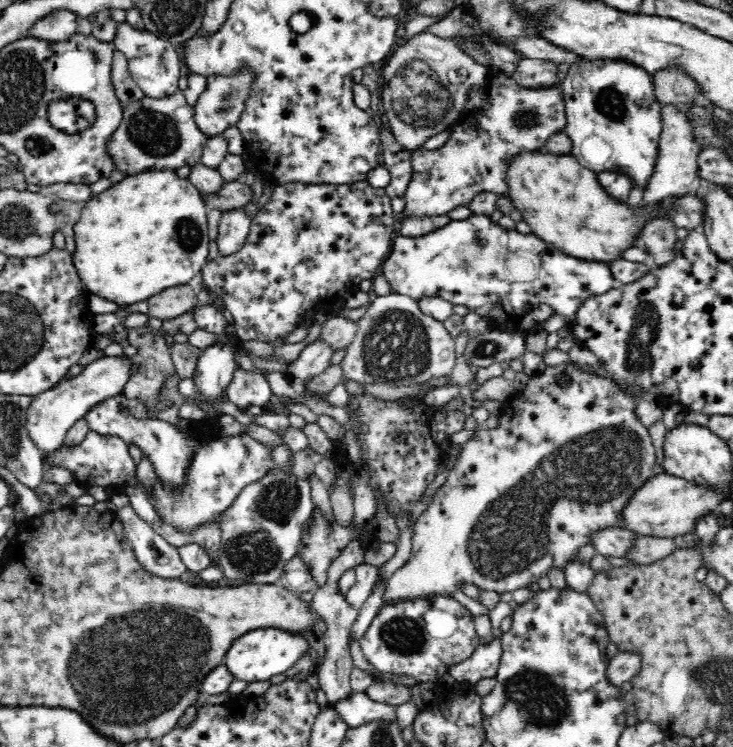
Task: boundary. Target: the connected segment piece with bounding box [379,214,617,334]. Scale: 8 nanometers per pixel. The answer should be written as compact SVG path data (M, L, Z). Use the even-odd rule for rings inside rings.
M472 214L464 220L453 220L430 234L416 238L401 234L395 236L379 274L386 279L390 293L405 295L416 301L424 297L438 296L453 306L465 305L470 311L485 317L495 327L517 334L542 328L544 322L553 314L564 315L570 322L574 320L576 310L582 302L617 285L605 262L574 258L540 237L528 238L518 233L515 228L502 229L484 214Z

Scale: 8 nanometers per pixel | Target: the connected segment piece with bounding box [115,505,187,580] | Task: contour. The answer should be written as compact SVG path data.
M132 505L120 506L116 510L118 518L124 523L126 537L136 554L136 558L150 573L166 580L180 579L186 572L186 565L176 547L168 544L135 511Z

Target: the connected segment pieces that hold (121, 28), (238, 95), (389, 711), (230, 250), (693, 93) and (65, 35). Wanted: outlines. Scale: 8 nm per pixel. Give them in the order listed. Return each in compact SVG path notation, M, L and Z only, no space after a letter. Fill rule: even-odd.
M119 23L114 38L118 51L127 58L130 76L137 82L148 98L166 98L180 91L180 60L174 51L174 45L167 40L159 39L146 30L136 30L128 23Z
M243 69L236 77L208 77L206 89L196 106L194 116L196 126L206 138L221 136L229 126L234 126L243 104L251 93L254 73Z
M350 691L345 697L338 699L329 706L337 718L350 728L360 726L374 719L392 721L396 719L394 706L378 702L364 692Z
M240 208L222 211L215 240L219 256L234 254L244 246L250 223Z
M674 69L660 70L651 76L653 79L654 96L662 106L676 106L684 102L701 99L697 84L682 71Z
M56 10L38 20L29 34L47 41L65 41L77 31L77 15L68 10Z

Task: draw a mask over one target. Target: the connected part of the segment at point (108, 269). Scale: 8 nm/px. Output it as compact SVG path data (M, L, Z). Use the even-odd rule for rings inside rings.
M152 170L134 176L126 175L120 182L113 183L111 187L103 192L94 193L92 198L86 201L85 204L84 210L81 211L80 217L73 226L75 248L71 256L73 269L78 272L80 283L86 287L90 295L96 295L98 298L118 305L118 307L148 301L150 296L154 297L156 294L162 293L163 290L194 283L203 266L208 262L208 245L210 245L208 227L206 226L208 210L201 199L201 192L194 188L194 185L187 178L178 177L174 170Z

